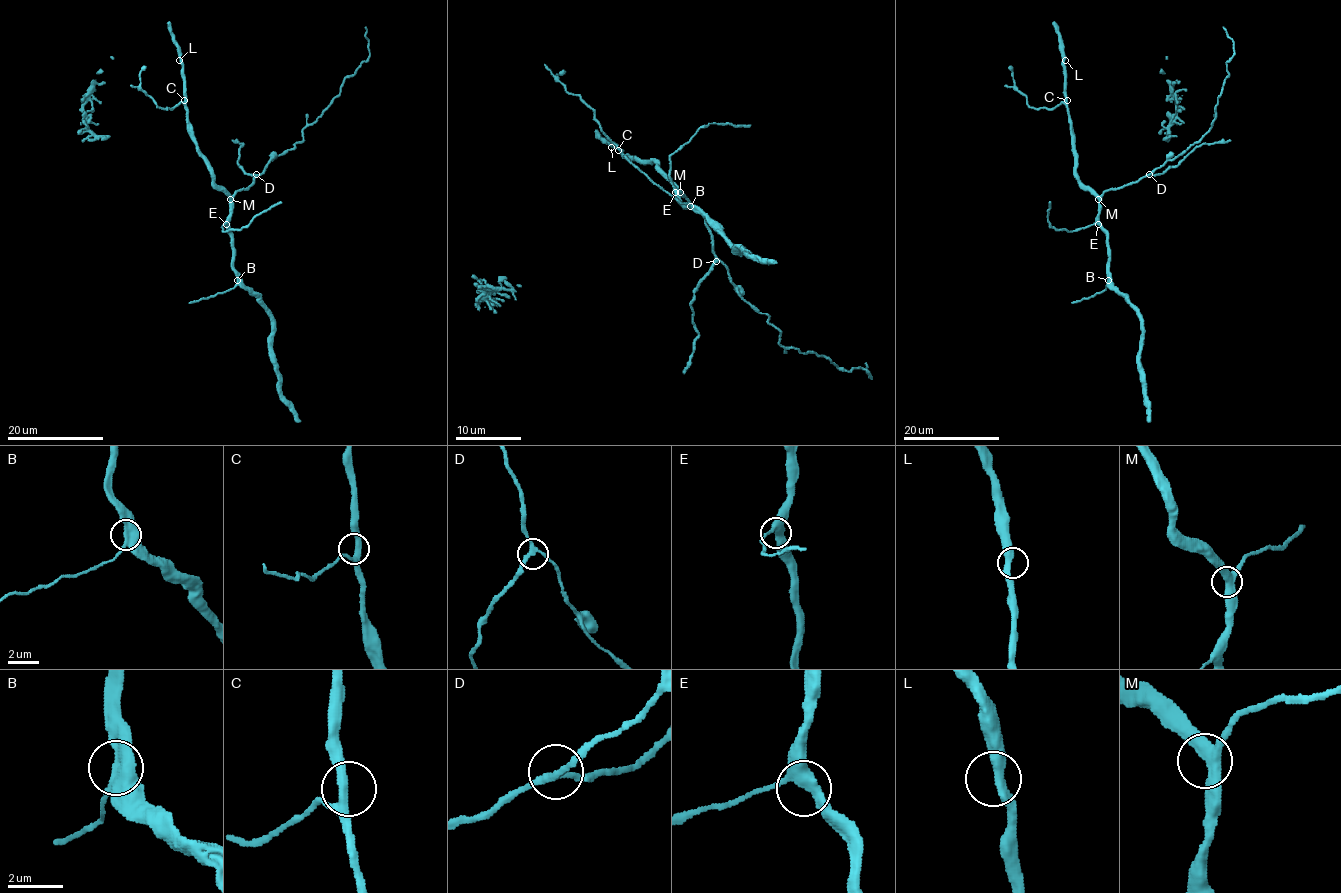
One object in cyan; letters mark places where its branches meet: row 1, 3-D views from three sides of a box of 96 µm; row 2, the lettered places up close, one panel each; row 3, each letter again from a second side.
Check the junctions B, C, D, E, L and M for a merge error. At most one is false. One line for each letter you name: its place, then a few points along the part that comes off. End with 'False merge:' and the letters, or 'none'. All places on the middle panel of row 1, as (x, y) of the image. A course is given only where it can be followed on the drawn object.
False merge: none

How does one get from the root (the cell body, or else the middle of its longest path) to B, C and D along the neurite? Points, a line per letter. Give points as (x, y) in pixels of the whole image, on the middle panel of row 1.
B: (683, 196), (680, 192), (678, 199), (685, 207), (690, 206)
C: (683, 196), (652, 161), (639, 161), (618, 150)
D: (683, 196), (705, 219), (716, 261)

